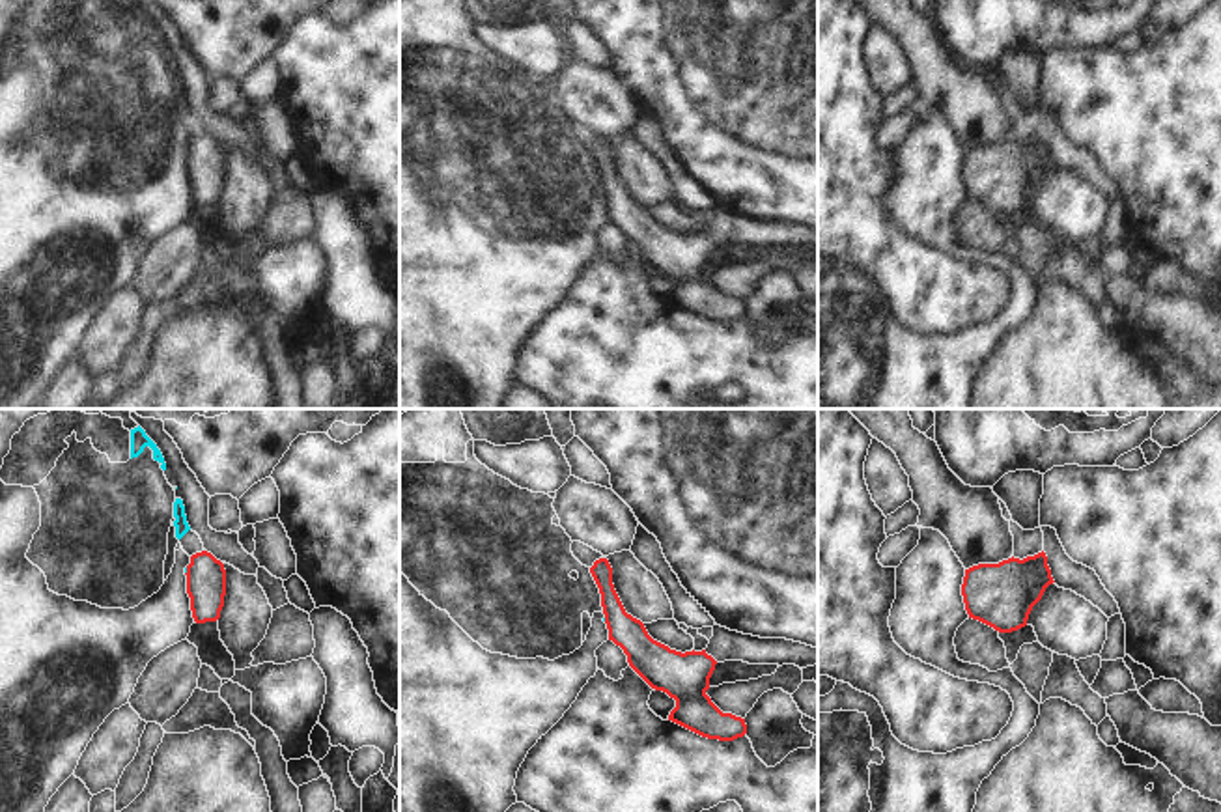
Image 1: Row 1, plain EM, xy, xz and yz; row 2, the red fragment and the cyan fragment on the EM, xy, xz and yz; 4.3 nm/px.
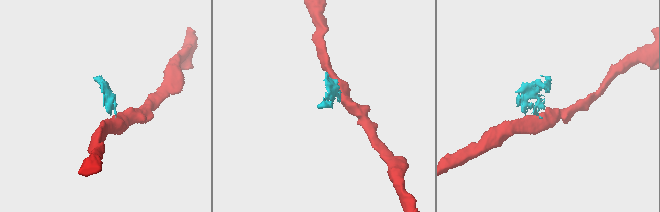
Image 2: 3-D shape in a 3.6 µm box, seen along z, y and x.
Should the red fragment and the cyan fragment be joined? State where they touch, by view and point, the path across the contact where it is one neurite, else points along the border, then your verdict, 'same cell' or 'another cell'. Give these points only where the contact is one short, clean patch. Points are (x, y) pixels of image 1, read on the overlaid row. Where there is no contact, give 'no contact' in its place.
xy (187, 572) | along xy (187, 568), (185, 574) | another cell

